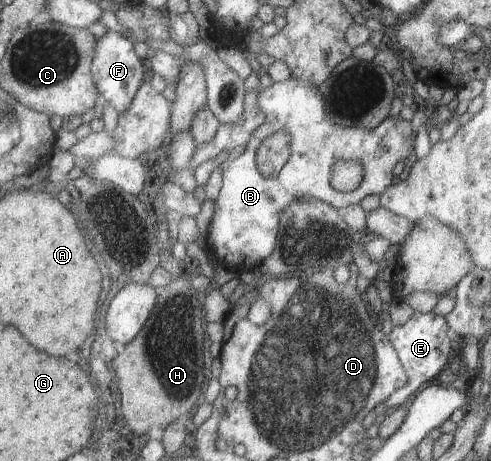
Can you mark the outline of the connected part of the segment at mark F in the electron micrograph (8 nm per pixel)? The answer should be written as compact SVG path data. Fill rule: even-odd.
M107 30L101 37L96 38L95 49L91 65L92 79L96 80L103 99L115 108L117 114L121 113L142 84L145 63L135 54L133 40L113 30Z

